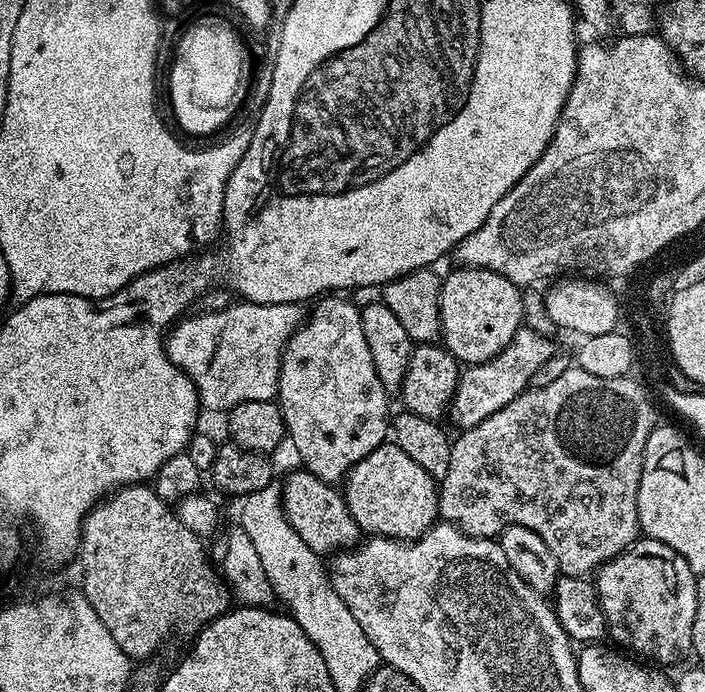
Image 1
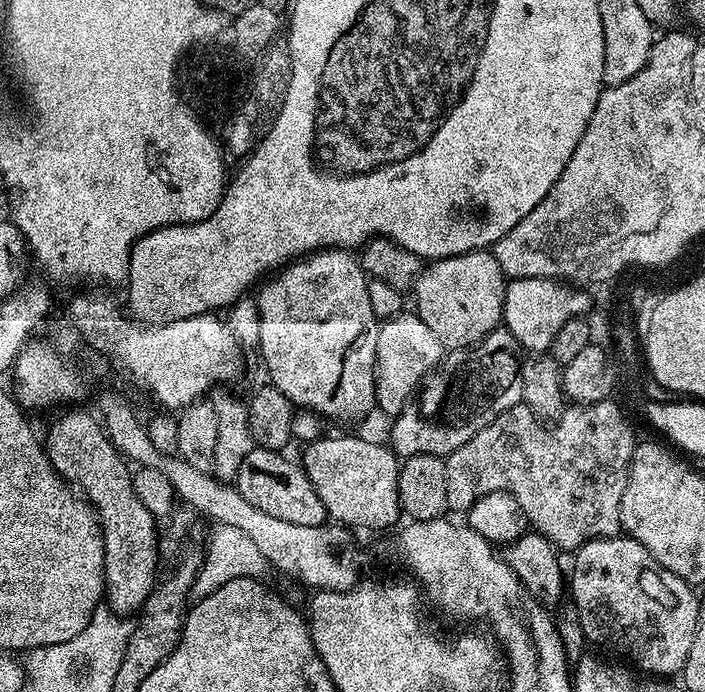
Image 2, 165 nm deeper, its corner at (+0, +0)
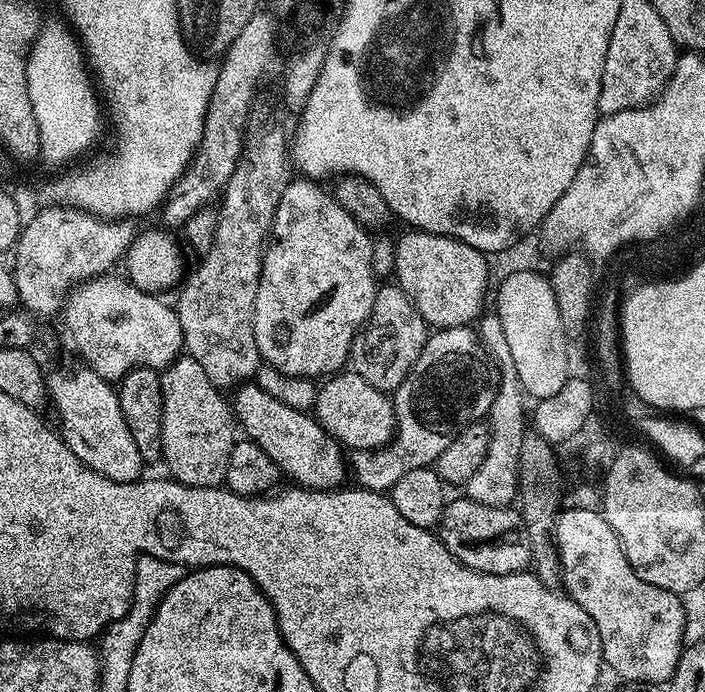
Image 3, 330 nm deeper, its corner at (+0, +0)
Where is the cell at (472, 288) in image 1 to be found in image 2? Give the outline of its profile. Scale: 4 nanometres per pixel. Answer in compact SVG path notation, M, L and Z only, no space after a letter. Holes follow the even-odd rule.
M491 251L467 252L448 256L445 260L431 261L414 281L416 305L414 311L430 326L430 331L442 342L445 349L470 348L480 343L486 334L501 327L504 314L506 277Z

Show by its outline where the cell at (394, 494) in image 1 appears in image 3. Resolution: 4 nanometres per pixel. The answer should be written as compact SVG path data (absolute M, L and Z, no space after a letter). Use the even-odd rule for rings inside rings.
M254 382L239 385L236 394L234 415L243 435L262 446L262 450L266 450L266 454L270 454L270 458L280 467L281 473L292 479L289 481L293 485L327 492L345 483L346 456L343 456L342 445L319 424L315 415L290 410L290 406L278 402L278 398L266 394L266 390Z

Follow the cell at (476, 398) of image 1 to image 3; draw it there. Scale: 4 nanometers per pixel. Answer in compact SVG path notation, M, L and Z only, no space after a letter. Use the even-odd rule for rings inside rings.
M471 327L463 328L442 328L433 331L429 335L426 346L422 350L422 354L418 358L418 362L410 370L410 374L404 381L396 387L394 393L394 403L396 409L396 433L391 441L383 448L377 448L376 451L353 451L350 456L350 476L352 476L357 485L361 488L369 488L372 492L387 493L394 486L394 482L398 482L398 478L402 478L402 474L410 474L410 470L418 470L435 465L436 460L442 454L442 450L446 450L446 446L450 446L452 437L456 435L458 426L467 426L483 421L487 417L488 412L492 409L492 403L496 397L498 387L498 368L490 359L489 353L486 351L479 335Z

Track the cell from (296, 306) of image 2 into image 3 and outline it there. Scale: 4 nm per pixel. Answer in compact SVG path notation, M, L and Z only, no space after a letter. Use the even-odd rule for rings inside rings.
M307 178L289 179L286 190L278 202L278 210L272 219L272 228L268 231L268 238L264 246L264 261L258 282L258 294L254 298L254 314L252 315L254 338L258 342L260 359L267 367L277 368L282 370L282 374L290 374L291 376L328 378L339 373L349 363L352 342L355 340L357 332L367 325L368 315L374 306L378 287L377 277L372 275L372 245L373 241L370 239L369 233L334 199L333 193L329 189L327 192L324 186L315 180Z

